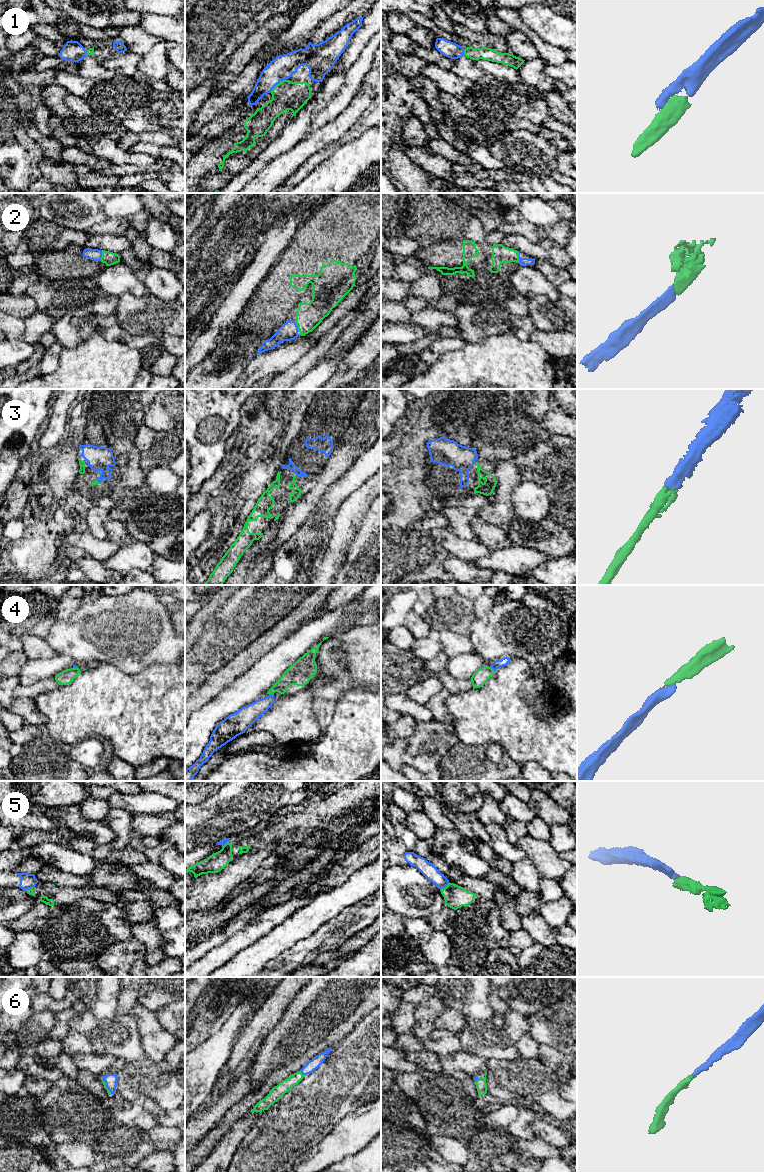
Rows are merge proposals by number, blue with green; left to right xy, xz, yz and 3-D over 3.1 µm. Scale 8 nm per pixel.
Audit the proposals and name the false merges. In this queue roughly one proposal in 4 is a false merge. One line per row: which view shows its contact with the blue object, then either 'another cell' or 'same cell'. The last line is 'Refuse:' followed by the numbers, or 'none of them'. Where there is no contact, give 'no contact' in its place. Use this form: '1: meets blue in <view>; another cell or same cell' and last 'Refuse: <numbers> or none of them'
1: meets blue in xz; same cell
2: meets blue in xy; same cell
3: meets blue in xy; same cell
4: meets blue in xz; same cell
5: meets blue in yz; another cell
6: meets blue in xz; same cell
Refuse: 5

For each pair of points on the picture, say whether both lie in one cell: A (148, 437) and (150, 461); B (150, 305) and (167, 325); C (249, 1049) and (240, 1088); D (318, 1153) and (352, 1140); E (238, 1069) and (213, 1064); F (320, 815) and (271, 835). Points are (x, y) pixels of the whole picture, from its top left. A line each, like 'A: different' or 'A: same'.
A: same
B: same
C: different
D: same
E: different
F: same

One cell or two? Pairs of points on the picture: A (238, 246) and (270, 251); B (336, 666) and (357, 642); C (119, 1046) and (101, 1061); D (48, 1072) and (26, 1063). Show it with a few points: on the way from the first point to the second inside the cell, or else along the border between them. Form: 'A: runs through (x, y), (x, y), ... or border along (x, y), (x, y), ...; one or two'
A: border along (264, 233), (262, 244), (252, 260), (244, 268); two
B: runs through (342, 660), (354, 648); one
C: border along (93, 1052), (108, 1054), (114, 1057); two
D: runs through (43, 1069), (31, 1065); one

